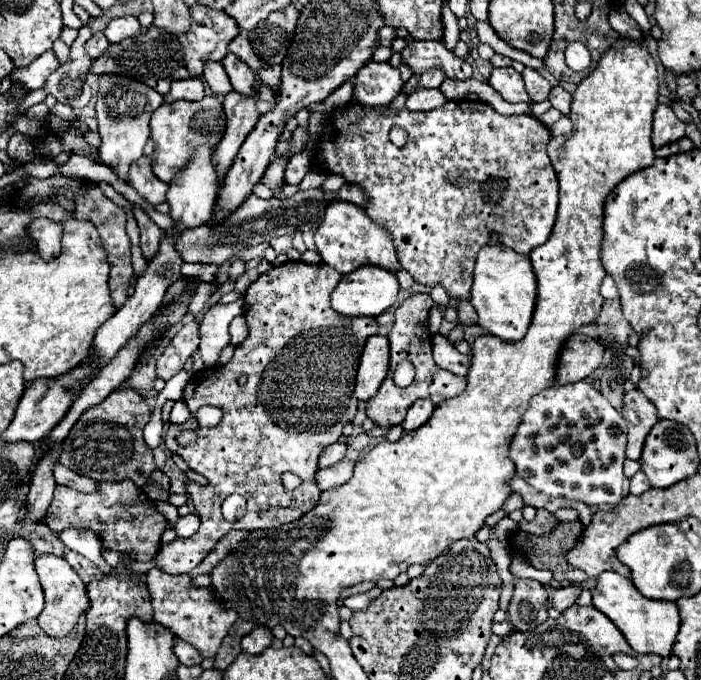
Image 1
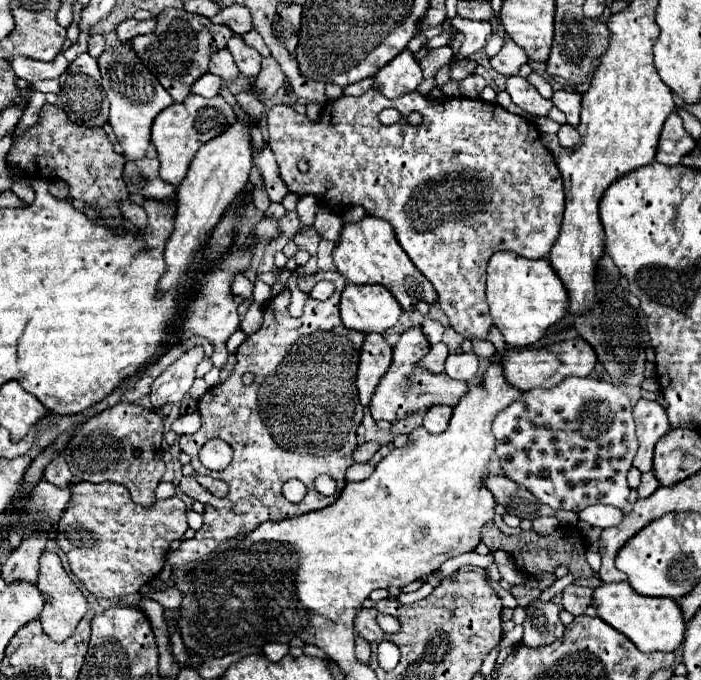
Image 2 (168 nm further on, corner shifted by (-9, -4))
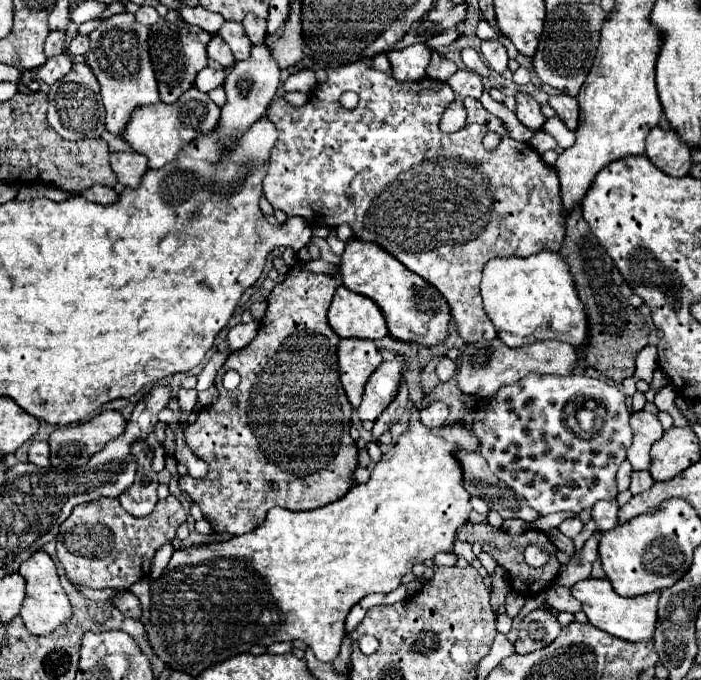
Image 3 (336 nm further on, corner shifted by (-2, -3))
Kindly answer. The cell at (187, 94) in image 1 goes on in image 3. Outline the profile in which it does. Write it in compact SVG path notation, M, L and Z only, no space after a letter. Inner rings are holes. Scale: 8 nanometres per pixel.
M204 67L204 69L198 73L194 87L196 87L198 91L202 91L202 93L210 93L212 89L216 89L218 85L224 83L224 77L226 77L224 71L216 71L216 69L212 69L212 67Z

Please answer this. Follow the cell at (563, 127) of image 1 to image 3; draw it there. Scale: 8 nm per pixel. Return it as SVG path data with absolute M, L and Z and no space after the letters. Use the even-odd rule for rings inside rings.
M540 131L536 137L532 137L532 139L530 139L530 145L534 145L534 149L540 151L540 153L544 153L544 151L548 151L548 149L560 151L556 139L554 139L552 135L548 135L546 131Z

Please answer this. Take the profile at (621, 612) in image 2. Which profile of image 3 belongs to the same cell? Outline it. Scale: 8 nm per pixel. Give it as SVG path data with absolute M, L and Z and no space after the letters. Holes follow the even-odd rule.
M584 579L572 587L572 595L582 603L582 611L588 615L590 623L614 637L636 643L652 639L656 631L658 593L640 595L640 597L620 597L608 579Z

